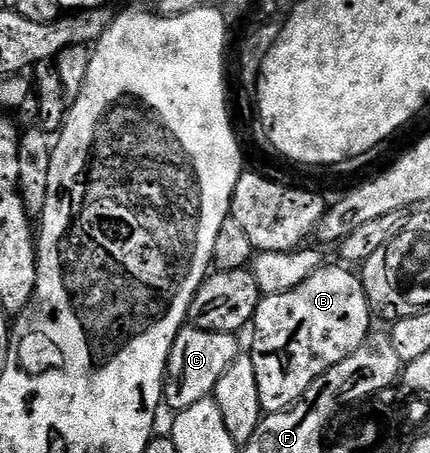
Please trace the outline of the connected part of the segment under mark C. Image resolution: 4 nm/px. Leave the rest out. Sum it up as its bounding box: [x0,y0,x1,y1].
[163,326,242,410]

